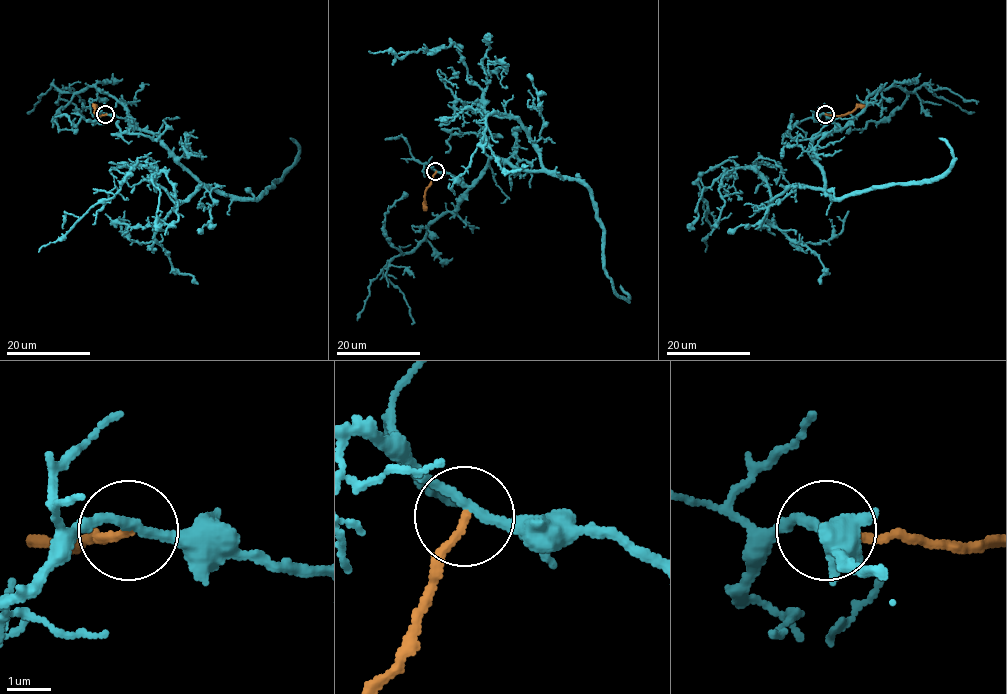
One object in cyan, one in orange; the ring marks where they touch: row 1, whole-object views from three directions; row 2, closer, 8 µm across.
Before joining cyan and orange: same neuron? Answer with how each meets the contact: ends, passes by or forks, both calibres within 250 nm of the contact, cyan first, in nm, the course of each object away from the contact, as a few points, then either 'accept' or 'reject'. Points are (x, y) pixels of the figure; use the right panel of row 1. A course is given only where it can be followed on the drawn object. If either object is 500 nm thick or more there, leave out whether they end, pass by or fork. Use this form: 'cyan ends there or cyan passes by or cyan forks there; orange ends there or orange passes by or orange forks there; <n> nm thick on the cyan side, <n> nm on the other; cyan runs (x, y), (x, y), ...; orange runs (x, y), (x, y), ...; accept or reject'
cyan passes by; orange ends there; 220 nm thick on the cyan side, 180 nm on the other; cyan runs (825, 114), (839, 129), (813, 141), (825, 187), (771, 202), (733, 160), (699, 177), (705, 252); orange runs (826, 114), (838, 115), (864, 106); reject

